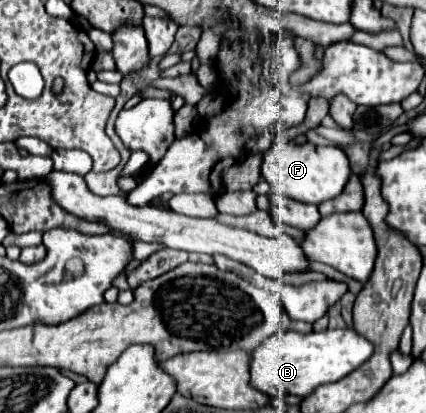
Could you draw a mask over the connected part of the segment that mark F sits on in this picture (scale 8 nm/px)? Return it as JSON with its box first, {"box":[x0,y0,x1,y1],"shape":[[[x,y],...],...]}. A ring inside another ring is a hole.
{"box":[260,143,350,205],"shape":[[[274,143],[262,157],[260,175],[264,181],[270,183],[272,189],[278,189],[278,193],[284,193],[290,199],[296,199],[300,203],[312,203],[320,205],[322,201],[334,199],[342,193],[344,185],[350,179],[350,161],[346,153],[338,147],[318,147],[312,143]]]}

